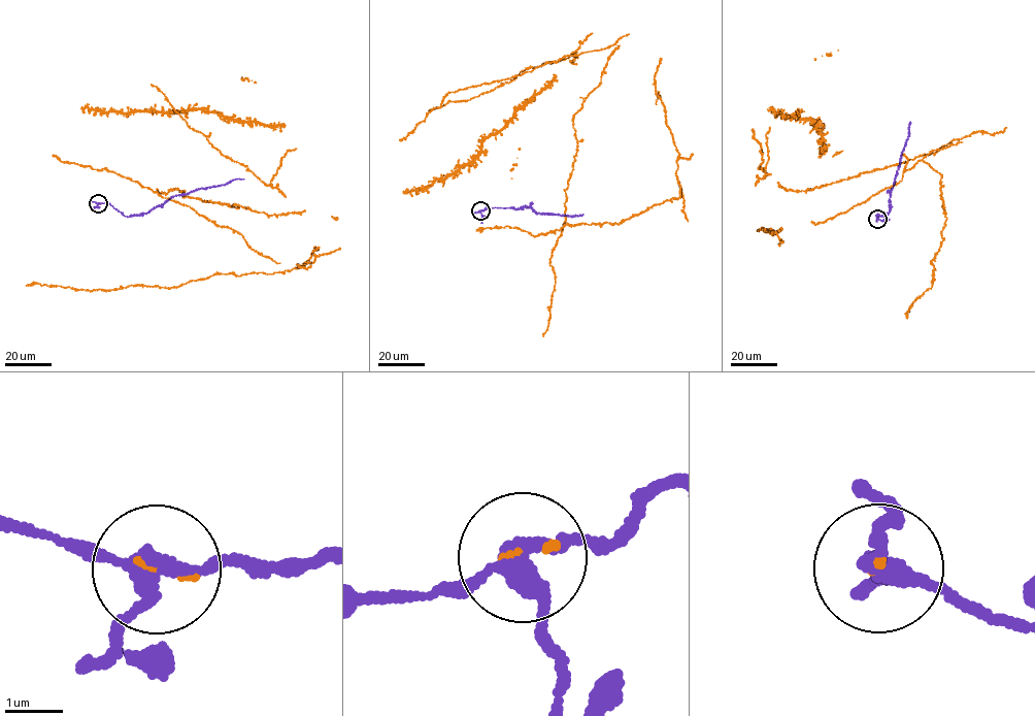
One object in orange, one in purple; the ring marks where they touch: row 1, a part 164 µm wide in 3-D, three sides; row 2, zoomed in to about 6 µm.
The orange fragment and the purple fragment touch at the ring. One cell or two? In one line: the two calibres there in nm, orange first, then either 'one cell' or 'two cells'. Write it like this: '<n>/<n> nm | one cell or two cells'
90/280 nm | one cell

